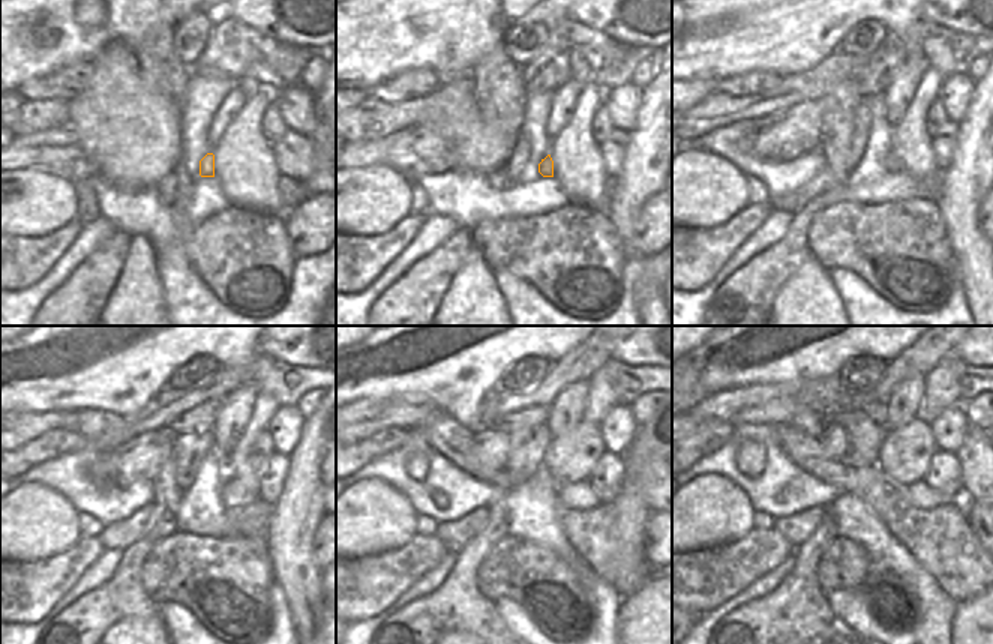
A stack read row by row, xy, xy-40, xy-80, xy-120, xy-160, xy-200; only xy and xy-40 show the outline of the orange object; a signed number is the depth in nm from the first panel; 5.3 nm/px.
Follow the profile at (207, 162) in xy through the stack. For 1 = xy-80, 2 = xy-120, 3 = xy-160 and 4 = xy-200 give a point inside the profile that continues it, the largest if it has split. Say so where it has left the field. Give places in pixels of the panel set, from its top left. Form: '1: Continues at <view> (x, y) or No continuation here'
1: Continues at xy-80 (893, 162)
2: Continues at xy-120 (233, 494)
3: Continues at xy-160 (581, 496)
4: Continues at xy-200 (920, 494).

